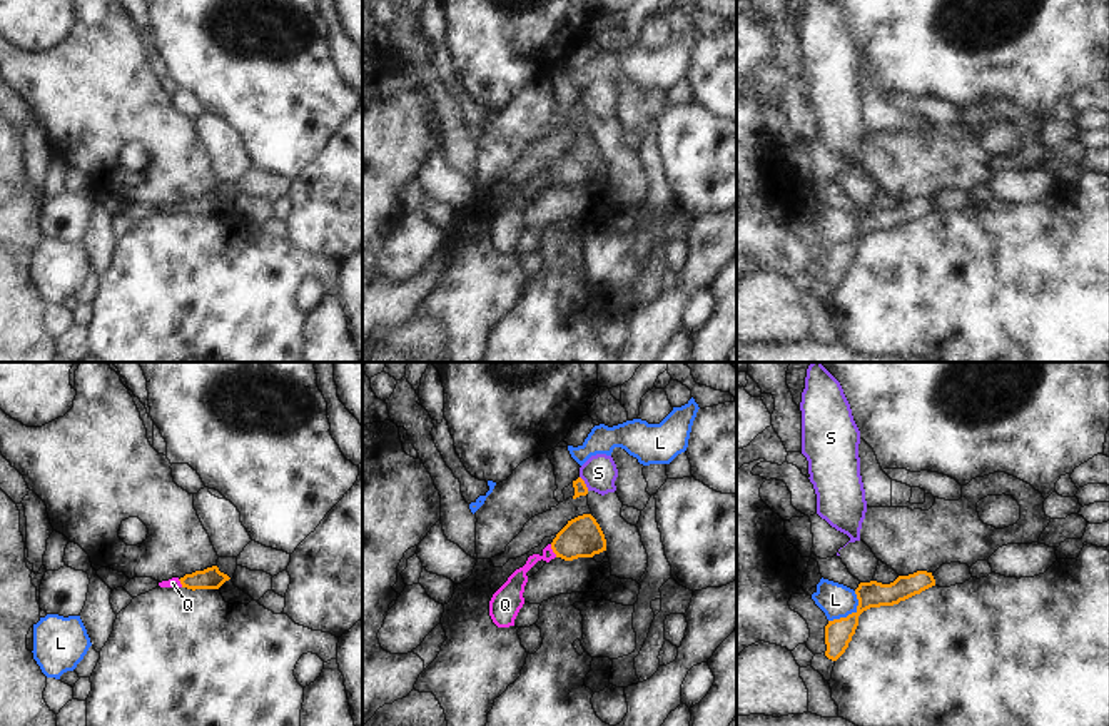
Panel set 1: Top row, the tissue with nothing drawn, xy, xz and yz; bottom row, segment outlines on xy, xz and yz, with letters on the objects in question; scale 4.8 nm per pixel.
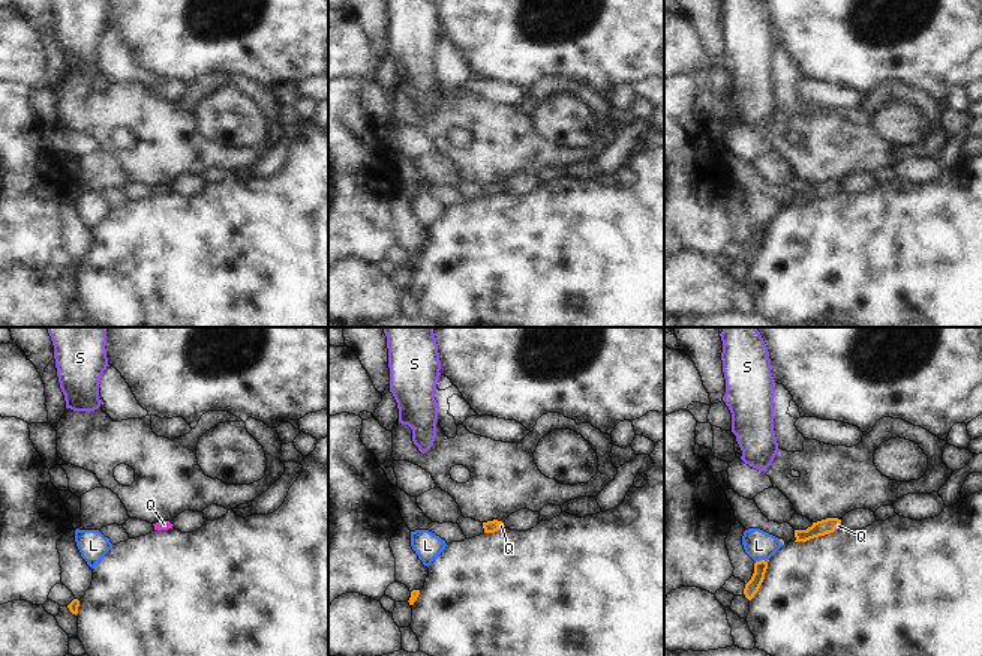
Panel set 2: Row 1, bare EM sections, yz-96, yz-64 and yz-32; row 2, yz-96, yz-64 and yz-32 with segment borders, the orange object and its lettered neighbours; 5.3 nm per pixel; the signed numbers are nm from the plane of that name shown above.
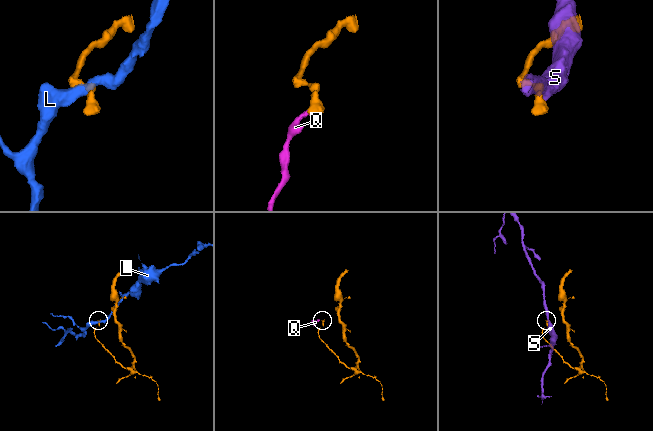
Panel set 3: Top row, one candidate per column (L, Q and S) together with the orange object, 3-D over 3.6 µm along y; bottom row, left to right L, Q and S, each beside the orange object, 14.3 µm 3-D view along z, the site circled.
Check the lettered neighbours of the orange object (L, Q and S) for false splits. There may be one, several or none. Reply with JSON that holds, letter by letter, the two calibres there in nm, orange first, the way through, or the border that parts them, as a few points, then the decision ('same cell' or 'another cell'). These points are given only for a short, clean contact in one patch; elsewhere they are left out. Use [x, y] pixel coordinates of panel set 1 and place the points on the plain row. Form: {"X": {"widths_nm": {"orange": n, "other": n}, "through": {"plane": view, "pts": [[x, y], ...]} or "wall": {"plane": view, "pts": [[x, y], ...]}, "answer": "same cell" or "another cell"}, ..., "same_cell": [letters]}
{"L": {"widths_nm": {"orange": 130, "other": 160}, "wall": {"plane": "yz", "pts": [[855, 217], [857, 234], [845, 242], [829, 247]]}, "answer": "another cell"}, "Q": {"widths_nm": {"orange": 190, "other": 100}, "through": {"plane": "xz", "pts": [[582, 162], [553, 177], [536, 184], [515, 212]]}, "answer": "same cell"}, "S": {"widths_nm": {"orange": 60, "other": 160}, "wall": {"plane": "xz", "pts": [[580, 102], [588, 115]]}, "answer": "another cell"}, "same_cell": ["Q"]}

